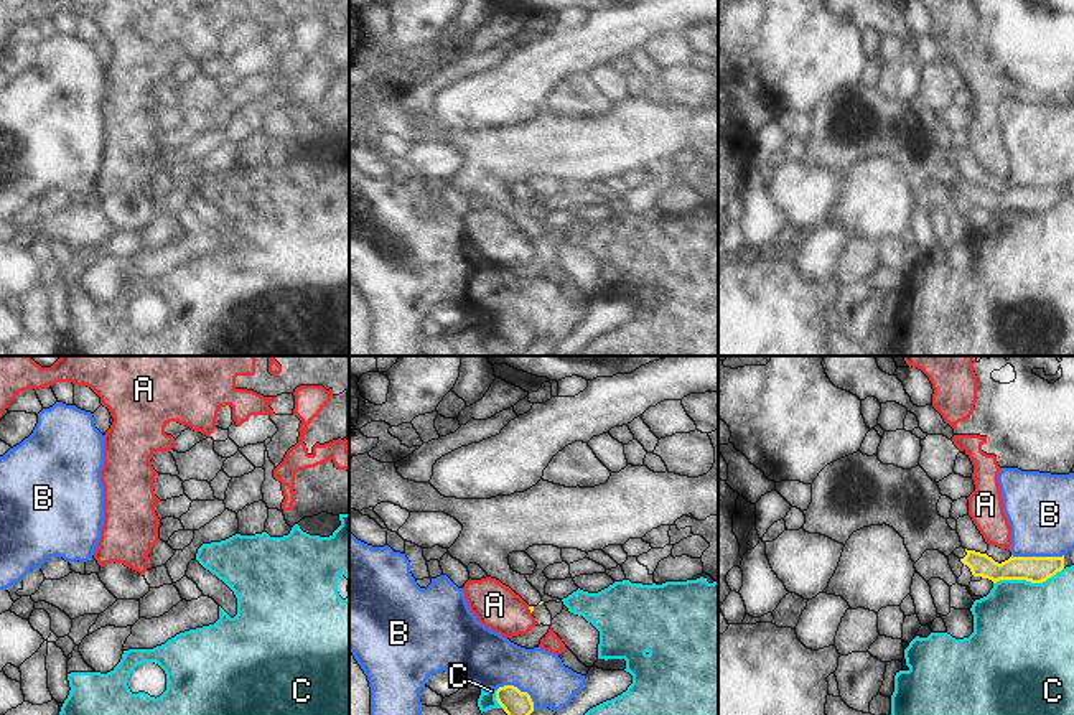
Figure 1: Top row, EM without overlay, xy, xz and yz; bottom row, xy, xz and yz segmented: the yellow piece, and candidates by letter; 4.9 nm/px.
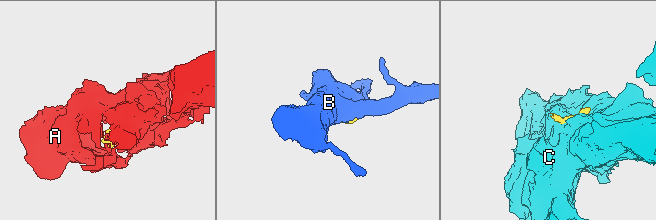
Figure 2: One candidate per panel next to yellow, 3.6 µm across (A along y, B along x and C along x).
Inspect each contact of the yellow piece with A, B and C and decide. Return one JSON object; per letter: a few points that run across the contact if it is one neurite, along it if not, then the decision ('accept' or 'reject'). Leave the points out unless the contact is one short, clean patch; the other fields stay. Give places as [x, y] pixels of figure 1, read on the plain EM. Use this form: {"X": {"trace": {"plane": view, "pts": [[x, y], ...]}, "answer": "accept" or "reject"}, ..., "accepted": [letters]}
{"A": {"trace": {"plane": "xz", "pts": [[527, 238], [531, 244]]}, "answer": "reject"}, "B": {"trace": {"plane": "yz", "pts": [[1012, 185], [1063, 186]]}, "answer": "reject"}, "C": {"answer": "reject"}, "accepted": []}

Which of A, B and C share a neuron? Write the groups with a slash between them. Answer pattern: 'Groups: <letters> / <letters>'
Groups: A / B / C.

